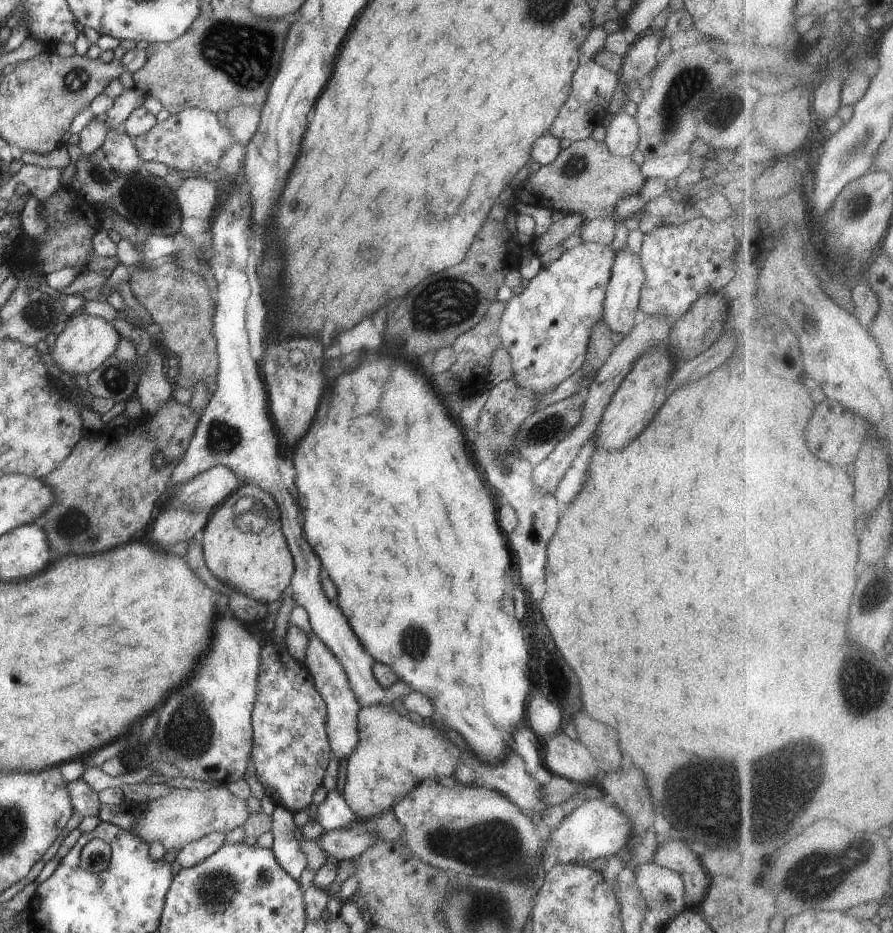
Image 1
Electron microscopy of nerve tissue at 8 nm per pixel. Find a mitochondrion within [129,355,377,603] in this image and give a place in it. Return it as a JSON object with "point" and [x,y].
{"point":[222,438]}

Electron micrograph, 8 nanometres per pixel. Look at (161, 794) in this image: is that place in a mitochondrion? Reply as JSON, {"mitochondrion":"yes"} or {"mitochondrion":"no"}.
{"mitochondrion":"no"}

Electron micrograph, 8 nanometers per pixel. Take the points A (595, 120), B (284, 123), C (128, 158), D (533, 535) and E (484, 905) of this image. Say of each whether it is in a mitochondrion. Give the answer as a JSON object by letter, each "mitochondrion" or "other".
{"A":"other","B":"other","C":"other","D":"other","E":"mitochondrion"}

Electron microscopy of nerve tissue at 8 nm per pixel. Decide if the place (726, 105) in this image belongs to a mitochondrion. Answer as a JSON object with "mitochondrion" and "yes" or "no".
{"mitochondrion":"yes"}

